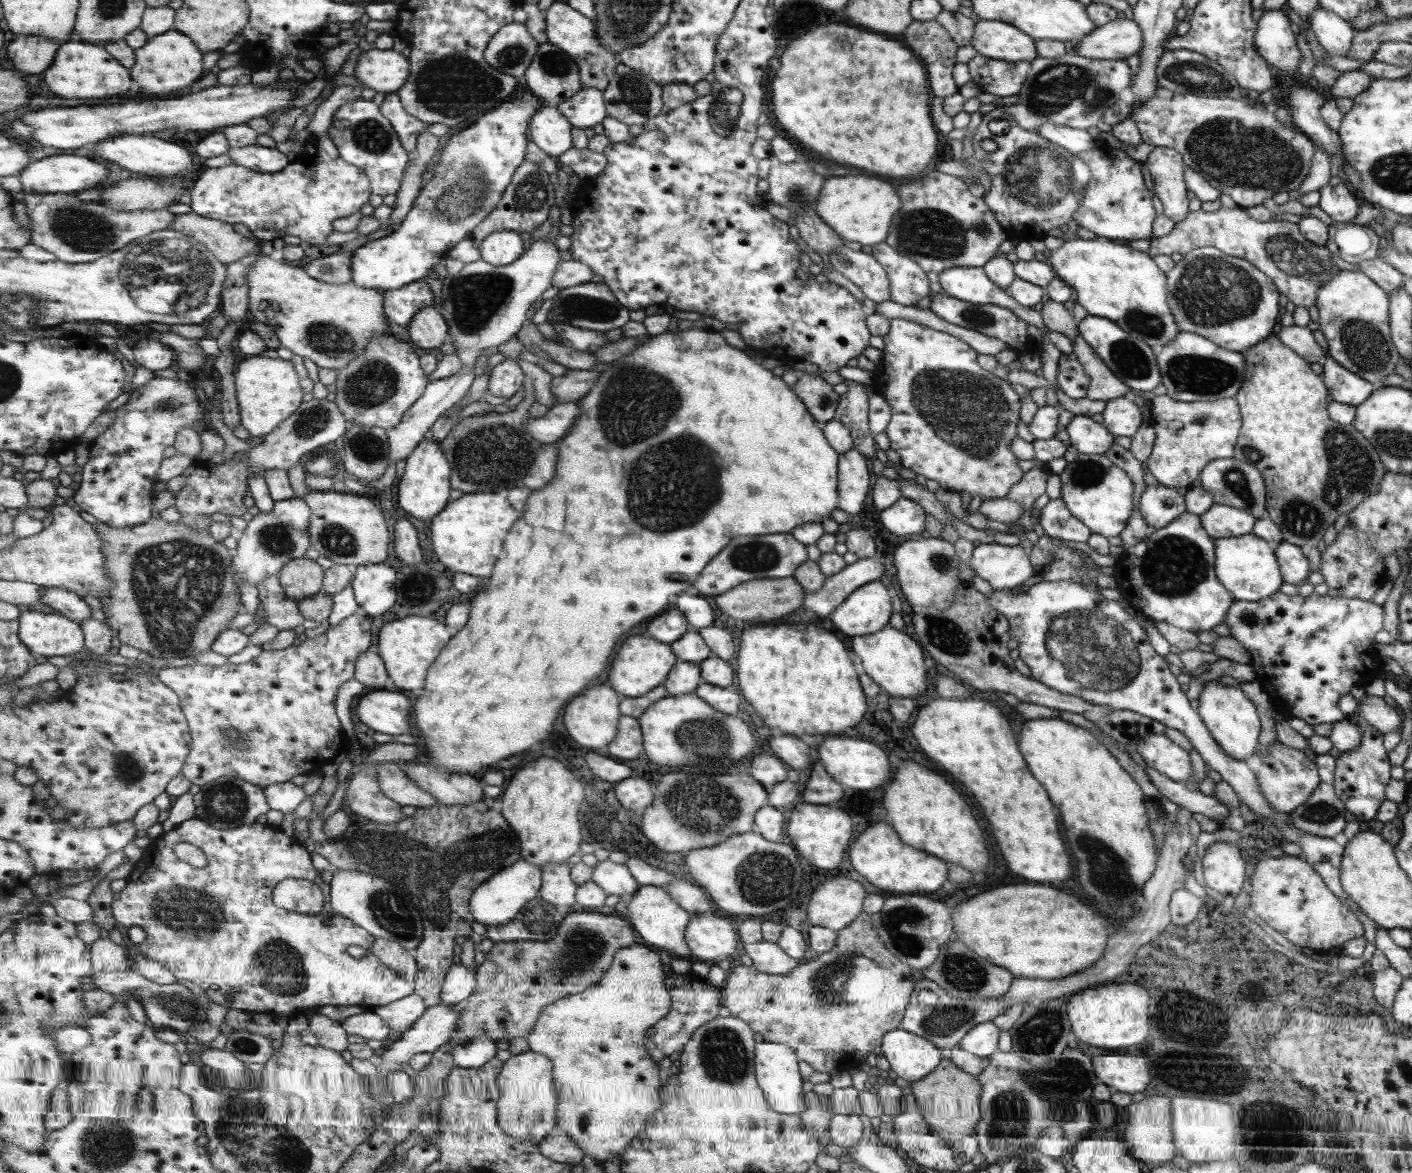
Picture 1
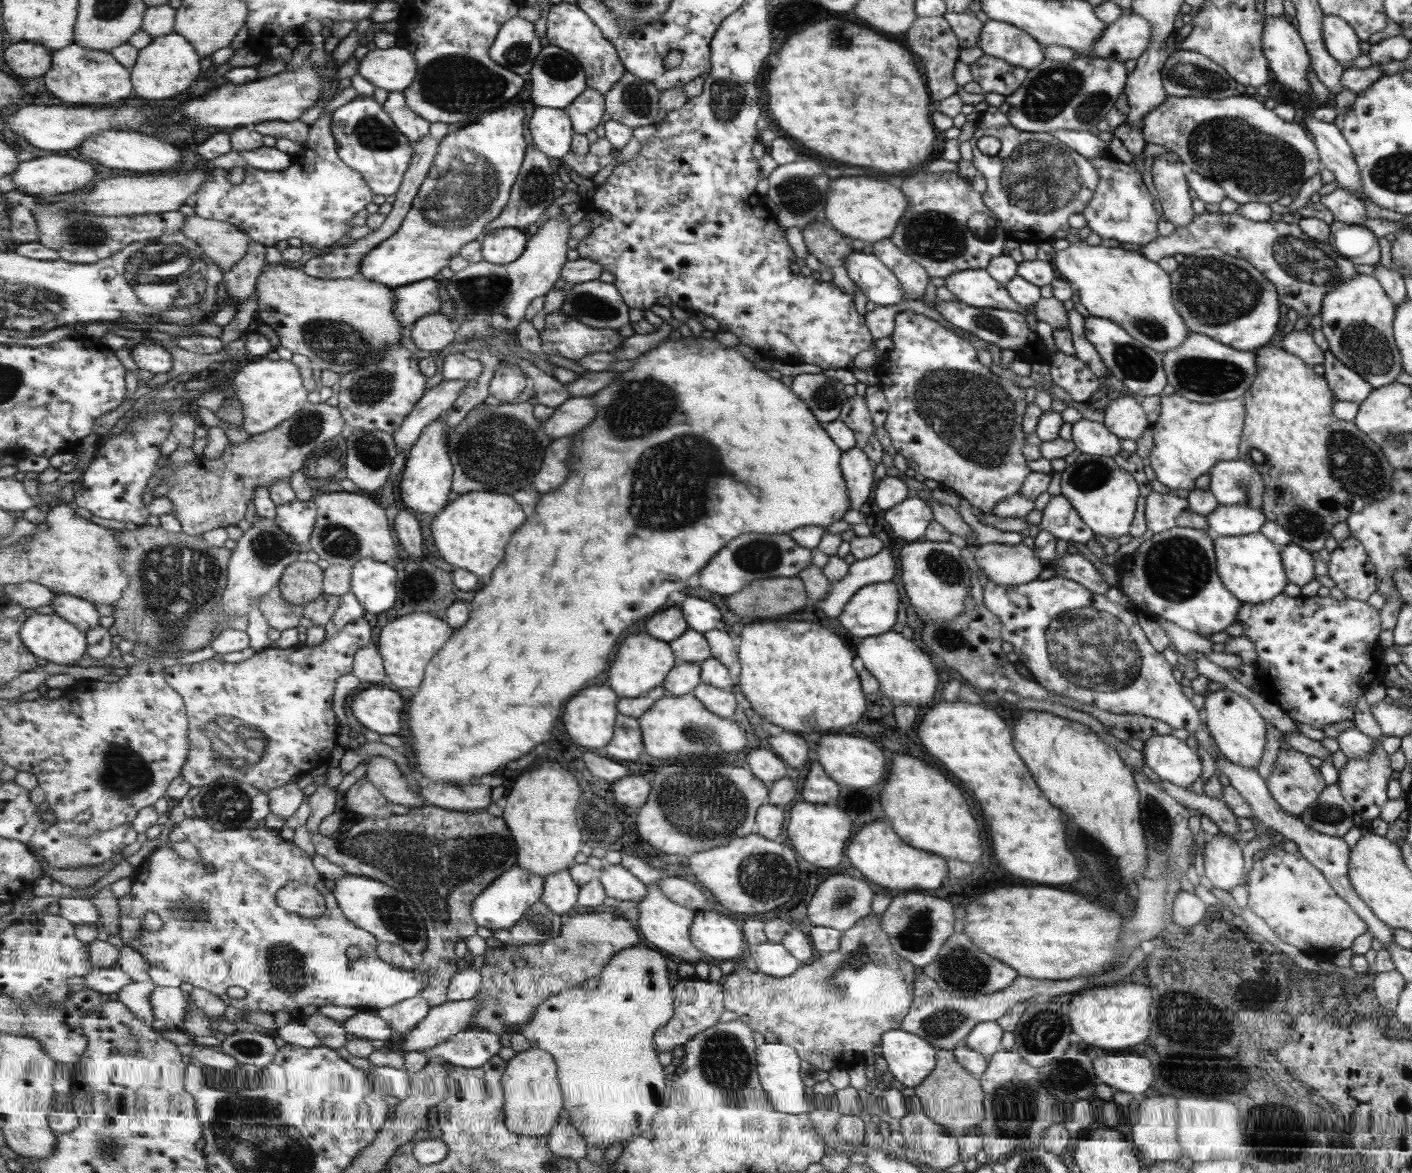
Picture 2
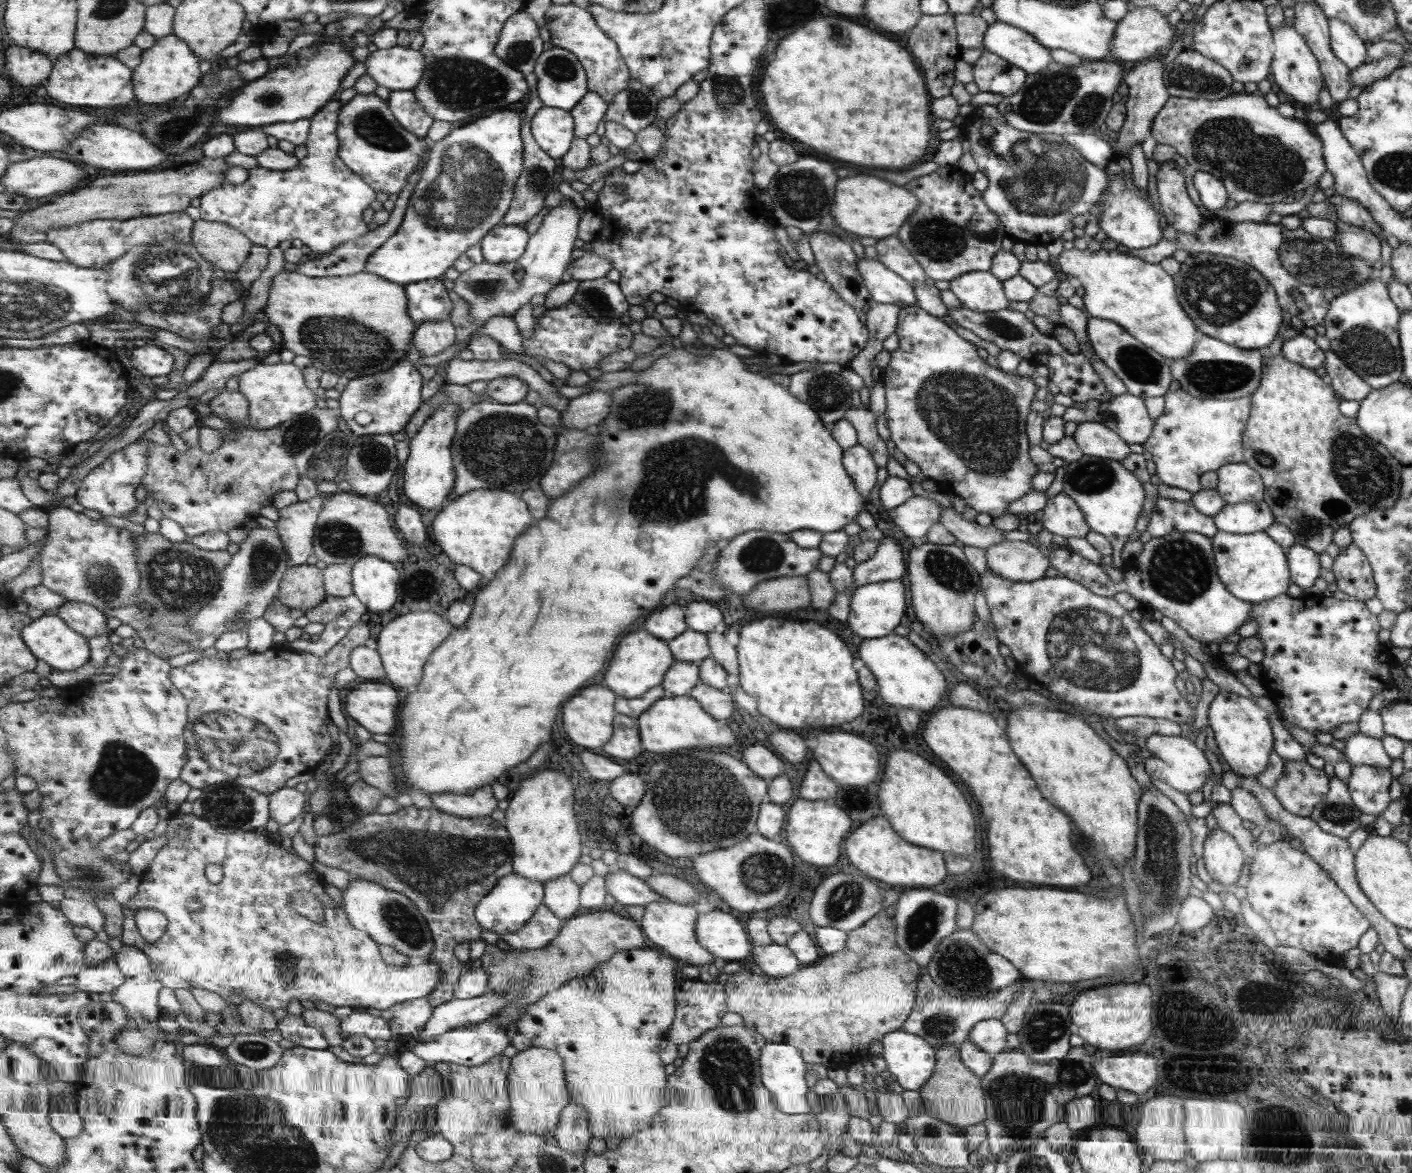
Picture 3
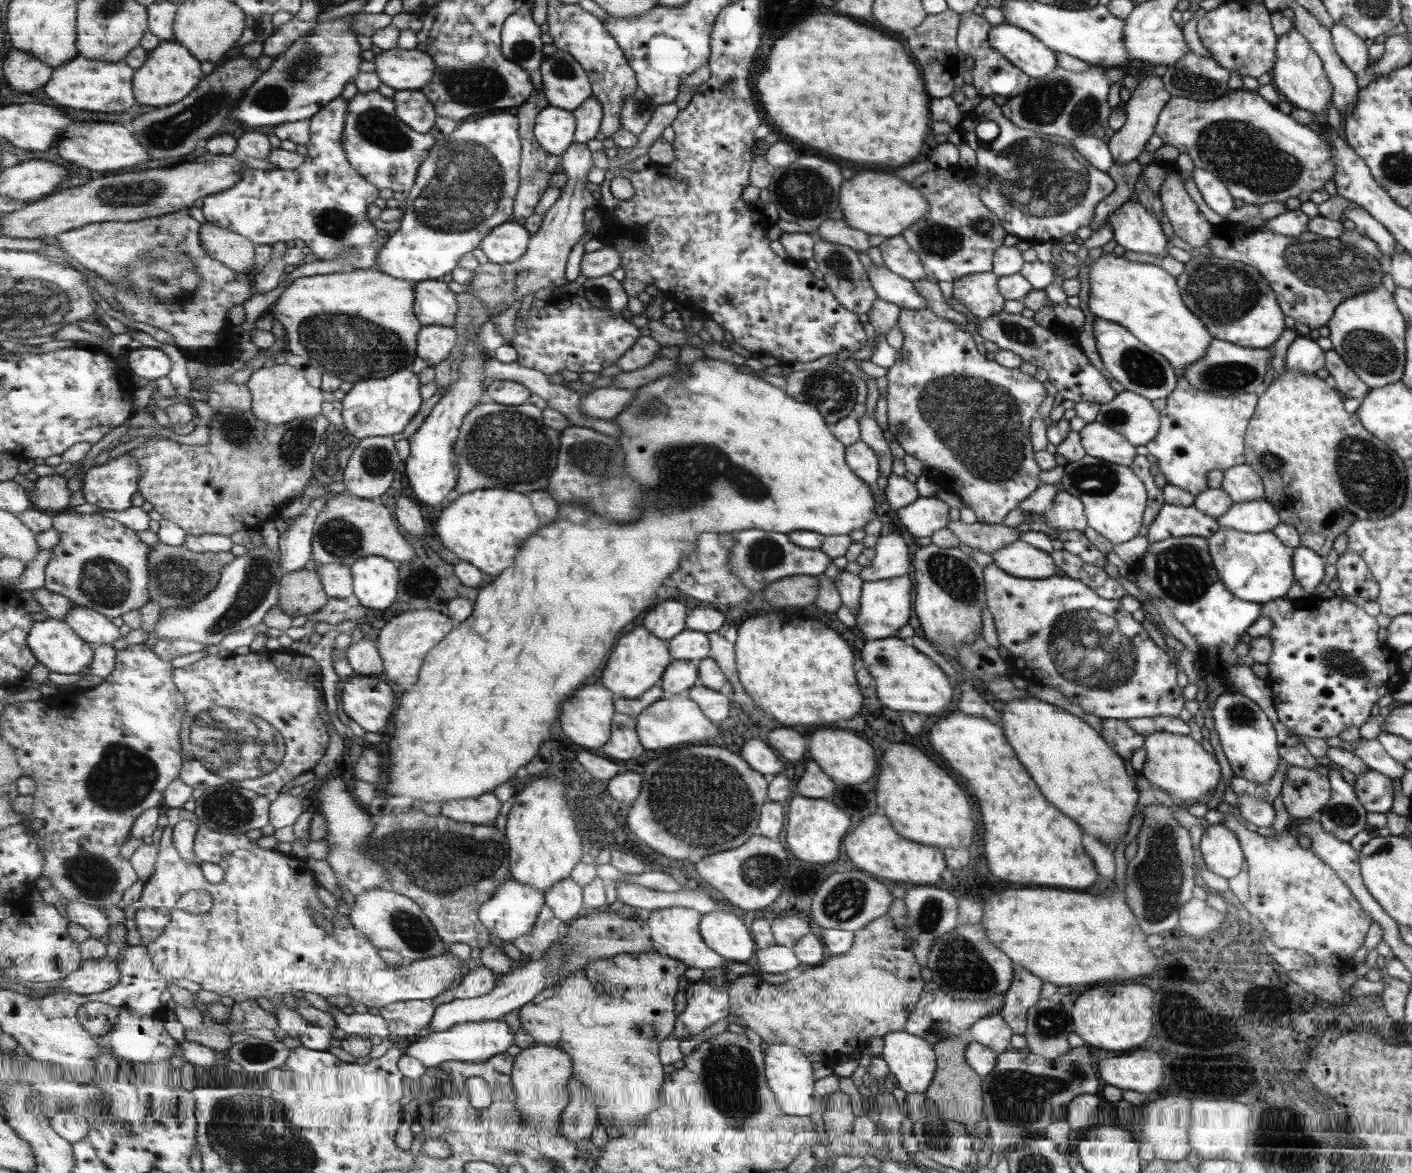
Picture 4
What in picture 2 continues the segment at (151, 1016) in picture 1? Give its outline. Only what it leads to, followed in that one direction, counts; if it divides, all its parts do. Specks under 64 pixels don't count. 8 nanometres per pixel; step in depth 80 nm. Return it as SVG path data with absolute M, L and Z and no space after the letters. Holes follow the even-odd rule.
M119 965L113 968L94 968L84 978L87 988L111 997L121 992L128 984L133 984L134 981L134 978ZM156 986L150 999L155 1019L166 1023L163 1030L183 1029L190 1002L186 987Z

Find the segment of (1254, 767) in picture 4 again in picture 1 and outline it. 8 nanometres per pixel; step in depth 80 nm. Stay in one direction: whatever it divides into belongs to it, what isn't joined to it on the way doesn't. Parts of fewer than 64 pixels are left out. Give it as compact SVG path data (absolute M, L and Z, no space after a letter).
M1211 680L1203 684L1196 699L1202 723L1227 756L1243 761L1257 751L1260 719L1255 705L1240 688L1223 686L1216 680Z

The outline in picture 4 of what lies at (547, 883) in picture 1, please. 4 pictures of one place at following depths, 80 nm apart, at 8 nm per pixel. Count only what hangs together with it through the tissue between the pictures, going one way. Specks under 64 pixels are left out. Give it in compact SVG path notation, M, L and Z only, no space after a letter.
M571 876L548 888L546 893L547 906L550 906L557 918L565 925L572 920L577 920L581 914L584 902L584 887L577 884Z

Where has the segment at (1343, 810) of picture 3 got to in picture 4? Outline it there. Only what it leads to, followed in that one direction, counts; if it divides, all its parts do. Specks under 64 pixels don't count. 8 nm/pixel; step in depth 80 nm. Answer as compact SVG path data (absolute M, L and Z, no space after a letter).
M1329 770L1329 781L1330 799L1314 817L1325 832L1349 842L1354 834L1364 830L1367 812L1359 804L1353 787L1345 782L1338 770Z

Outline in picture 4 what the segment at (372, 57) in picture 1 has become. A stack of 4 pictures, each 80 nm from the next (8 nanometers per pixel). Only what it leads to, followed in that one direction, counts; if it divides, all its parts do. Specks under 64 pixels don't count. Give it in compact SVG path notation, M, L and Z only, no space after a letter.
M395 47L375 56L381 83L397 91L419 91L435 78L435 59L427 51Z

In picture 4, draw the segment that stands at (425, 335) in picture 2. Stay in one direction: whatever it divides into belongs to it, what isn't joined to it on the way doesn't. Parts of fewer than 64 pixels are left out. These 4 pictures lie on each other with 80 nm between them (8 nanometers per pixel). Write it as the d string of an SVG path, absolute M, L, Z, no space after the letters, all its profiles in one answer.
M423 325L418 334L418 356L427 360L431 367L443 362L455 346L457 330L453 326Z

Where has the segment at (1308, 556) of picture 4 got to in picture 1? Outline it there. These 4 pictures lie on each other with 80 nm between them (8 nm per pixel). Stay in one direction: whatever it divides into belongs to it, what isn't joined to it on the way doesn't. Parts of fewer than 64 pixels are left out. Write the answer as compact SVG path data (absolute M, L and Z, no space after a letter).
M1283 541L1273 550L1278 558L1283 583L1293 586L1303 584L1310 572L1307 567L1308 560L1300 548Z

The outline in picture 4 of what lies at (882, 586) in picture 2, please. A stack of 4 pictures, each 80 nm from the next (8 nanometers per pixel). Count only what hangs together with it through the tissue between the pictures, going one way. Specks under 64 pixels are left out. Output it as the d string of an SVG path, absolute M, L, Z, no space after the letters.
M907 575L877 580L874 582L862 582L859 601L859 614L855 614L855 627L866 641L881 640L891 636L897 628L905 624L911 612L911 584Z

